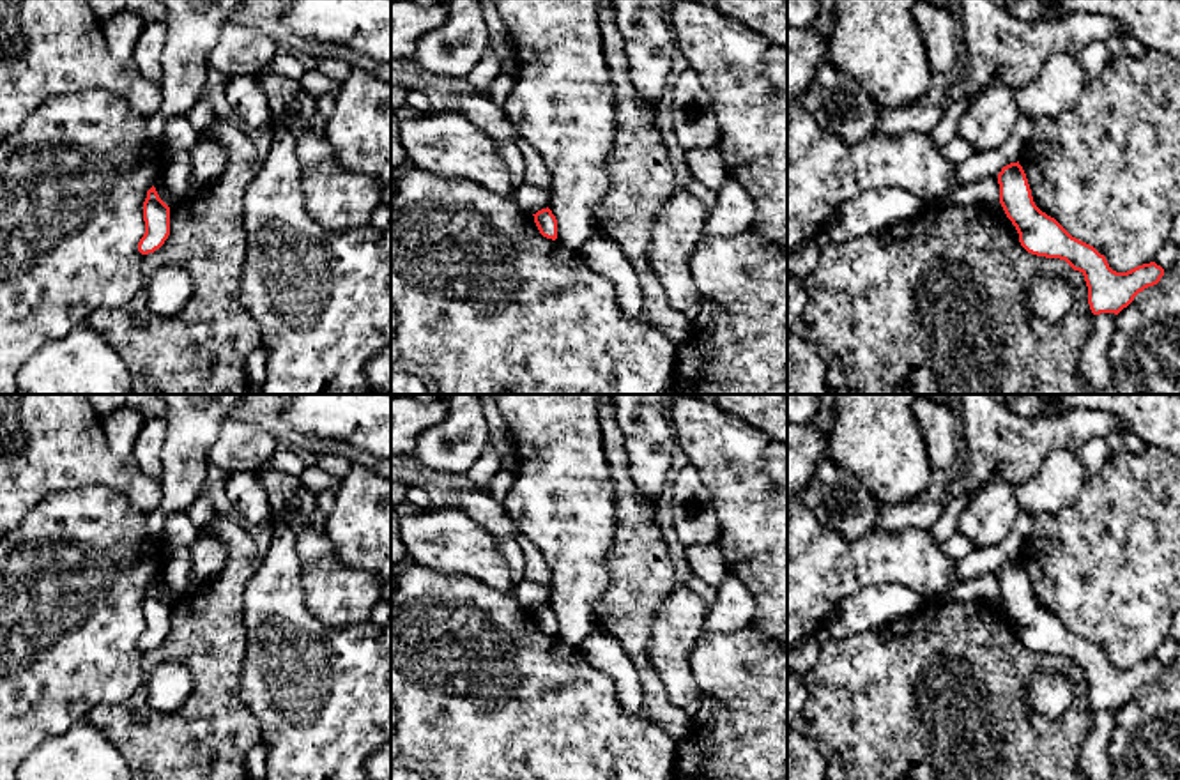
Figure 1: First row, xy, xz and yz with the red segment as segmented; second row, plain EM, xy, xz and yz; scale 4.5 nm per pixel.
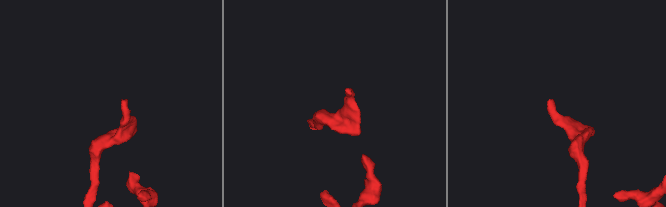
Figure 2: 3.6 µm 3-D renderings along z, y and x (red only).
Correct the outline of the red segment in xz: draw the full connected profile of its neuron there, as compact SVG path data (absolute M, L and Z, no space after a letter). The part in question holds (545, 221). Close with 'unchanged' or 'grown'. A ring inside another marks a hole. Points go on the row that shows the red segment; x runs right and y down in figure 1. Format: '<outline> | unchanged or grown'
M547 207L547 209L538 210L533 216L534 216L534 223L540 233L547 239L556 241L557 239L557 219L552 214L552 210Z | unchanged

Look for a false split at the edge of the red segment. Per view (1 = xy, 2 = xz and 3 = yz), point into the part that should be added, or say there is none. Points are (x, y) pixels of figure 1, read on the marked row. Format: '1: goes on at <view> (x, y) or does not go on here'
1: does not go on here
2: does not go on here
3: does not go on here

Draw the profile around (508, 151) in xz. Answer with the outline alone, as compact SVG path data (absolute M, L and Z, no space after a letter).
M495 141L499 156L504 159L508 170L511 172L513 184L524 177L524 156L515 141Z

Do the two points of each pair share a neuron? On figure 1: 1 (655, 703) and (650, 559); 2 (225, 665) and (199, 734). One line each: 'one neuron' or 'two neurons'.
1: one neuron
2: one neuron

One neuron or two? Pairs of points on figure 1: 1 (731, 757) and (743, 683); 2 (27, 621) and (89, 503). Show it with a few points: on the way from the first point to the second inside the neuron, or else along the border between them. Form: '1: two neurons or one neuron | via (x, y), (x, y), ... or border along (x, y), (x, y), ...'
1: one neuron | via (743, 740), (743, 701)
2: one neuron | via (57, 591), (75, 573), (85, 556), (89, 533)

